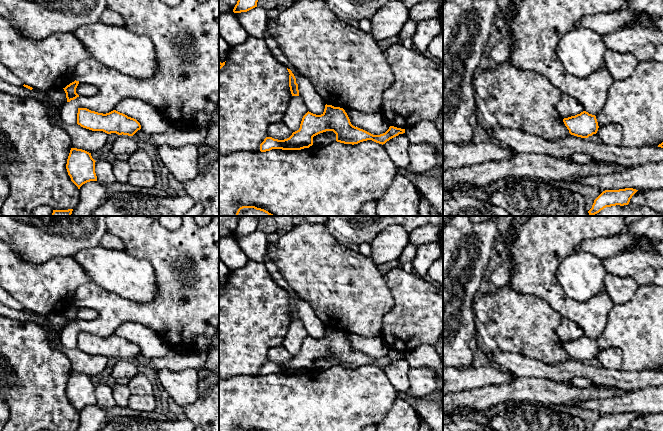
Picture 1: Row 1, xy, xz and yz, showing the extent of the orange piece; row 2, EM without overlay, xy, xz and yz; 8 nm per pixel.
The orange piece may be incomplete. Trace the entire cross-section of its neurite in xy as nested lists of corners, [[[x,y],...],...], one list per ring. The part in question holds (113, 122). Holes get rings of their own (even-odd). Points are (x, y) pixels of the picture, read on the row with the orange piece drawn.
[[[78,108],[77,124],[92,131],[128,136],[133,136],[141,129],[141,125],[136,119],[116,110],[103,114],[87,108]]]

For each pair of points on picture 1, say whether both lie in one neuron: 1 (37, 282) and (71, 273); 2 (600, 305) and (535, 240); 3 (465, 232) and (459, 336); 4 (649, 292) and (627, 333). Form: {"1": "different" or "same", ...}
{"1": "same", "2": "same", "3": "same", "4": "same"}

